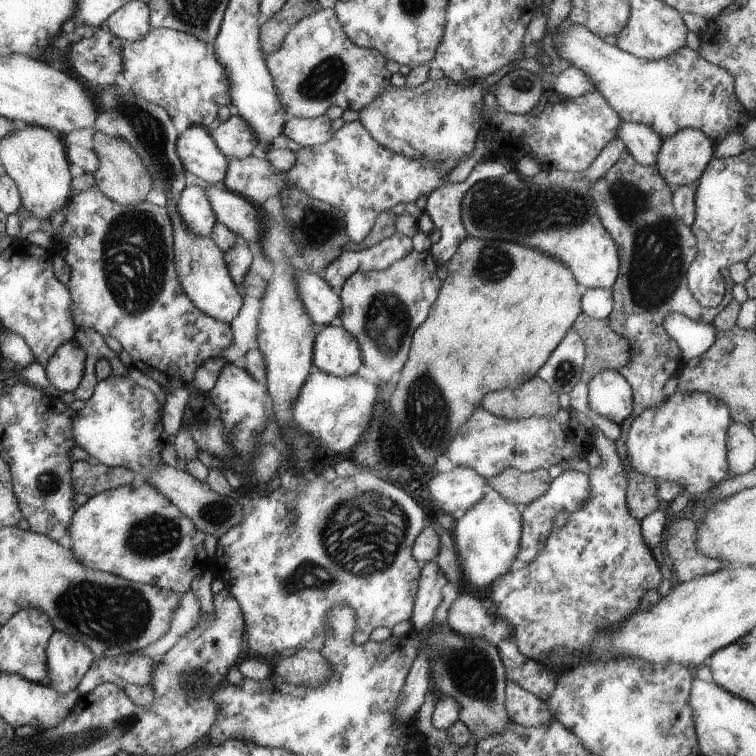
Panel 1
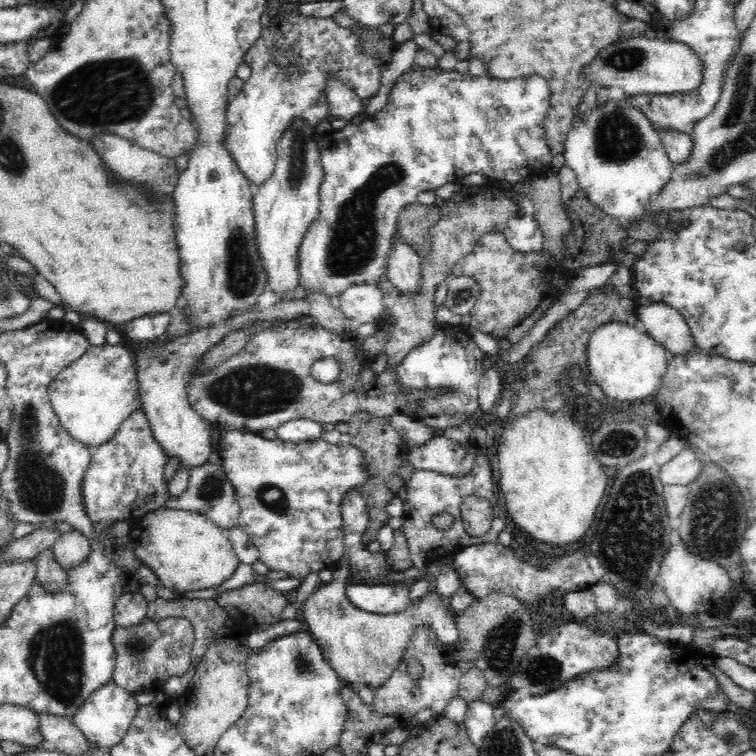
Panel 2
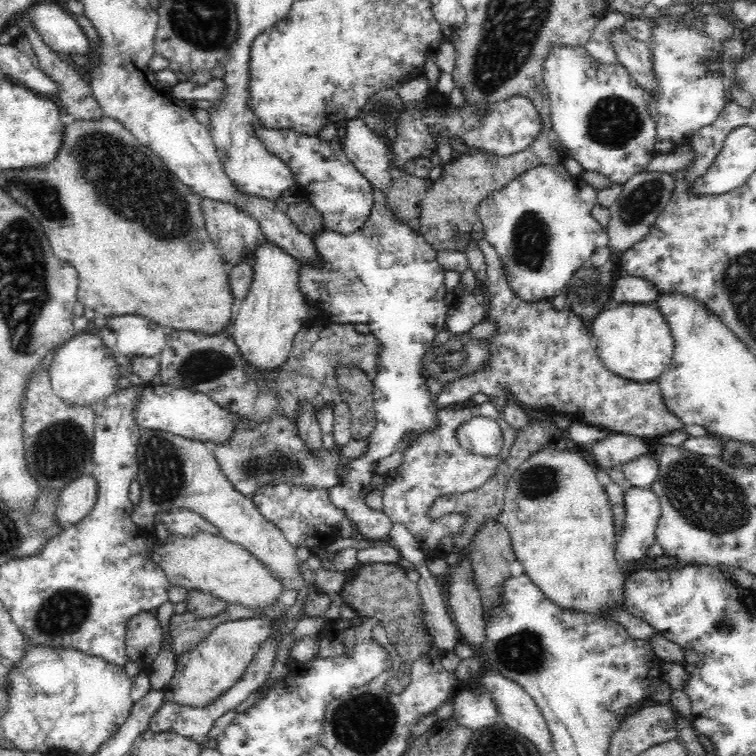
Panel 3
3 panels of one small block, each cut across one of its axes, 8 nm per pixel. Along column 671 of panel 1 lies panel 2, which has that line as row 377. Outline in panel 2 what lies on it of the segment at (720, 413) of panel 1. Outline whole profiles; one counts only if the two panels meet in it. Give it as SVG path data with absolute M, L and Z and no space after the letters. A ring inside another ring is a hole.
M445 324L435 330L432 338L406 354L402 362L396 366L394 382L415 387L417 390L452 389L451 392L434 398L428 396L413 413L420 422L431 429L439 430L440 434L437 433L432 437L446 436L444 429L474 421L479 410L478 394L482 373L497 360L494 355L484 356L472 336L467 336L460 325ZM482 358L486 358L486 362L482 362Z

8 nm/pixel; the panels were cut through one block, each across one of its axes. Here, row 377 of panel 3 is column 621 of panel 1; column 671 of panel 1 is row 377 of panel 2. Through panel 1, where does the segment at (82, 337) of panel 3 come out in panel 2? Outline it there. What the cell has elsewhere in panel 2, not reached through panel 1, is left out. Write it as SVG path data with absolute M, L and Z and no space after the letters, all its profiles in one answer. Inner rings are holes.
M123 341L116 345L90 345L80 358L58 373L48 389L60 426L91 449L110 440L122 421L141 408L136 364L132 355Z

